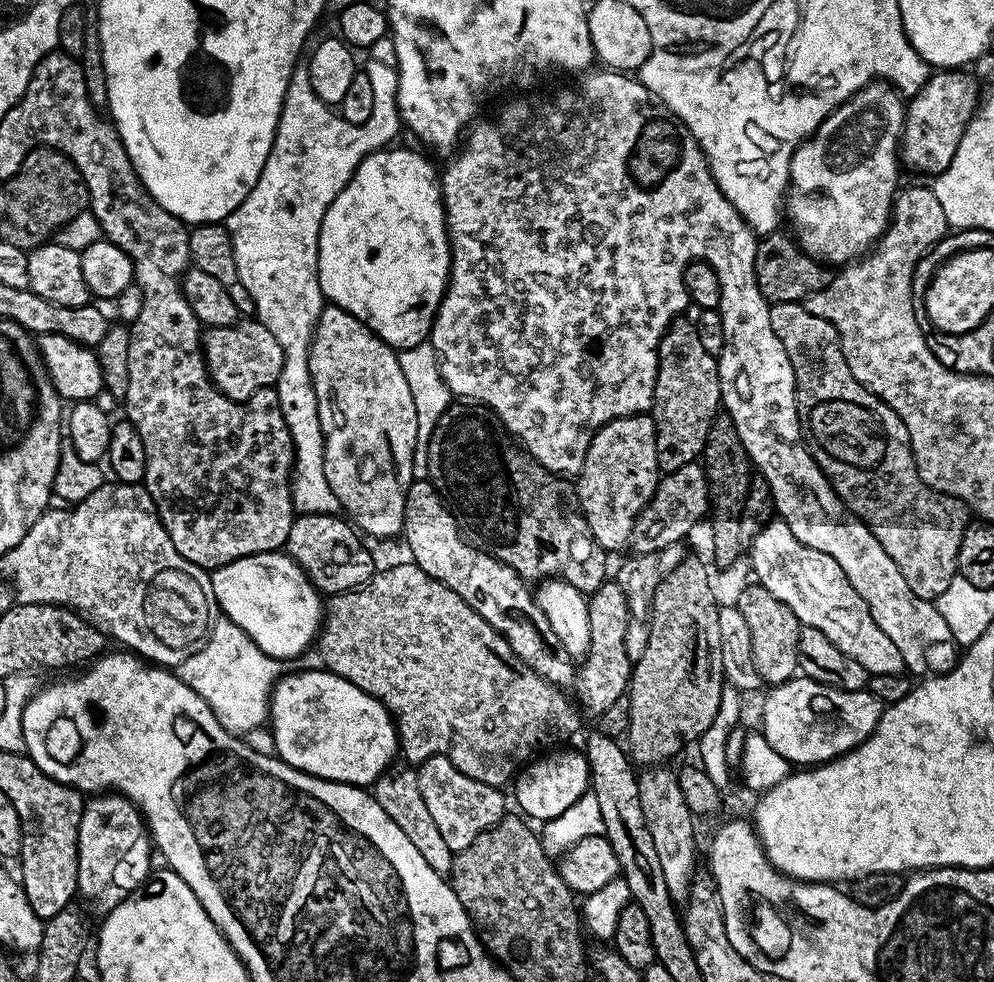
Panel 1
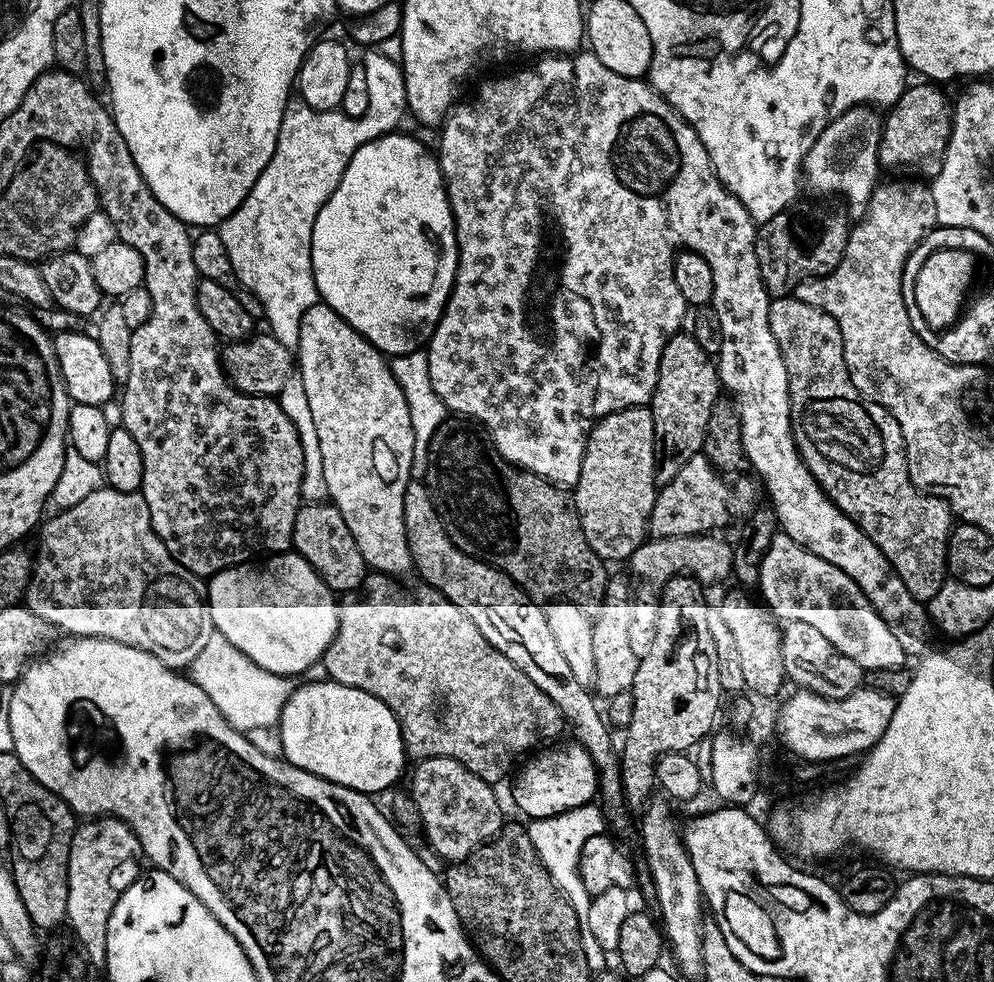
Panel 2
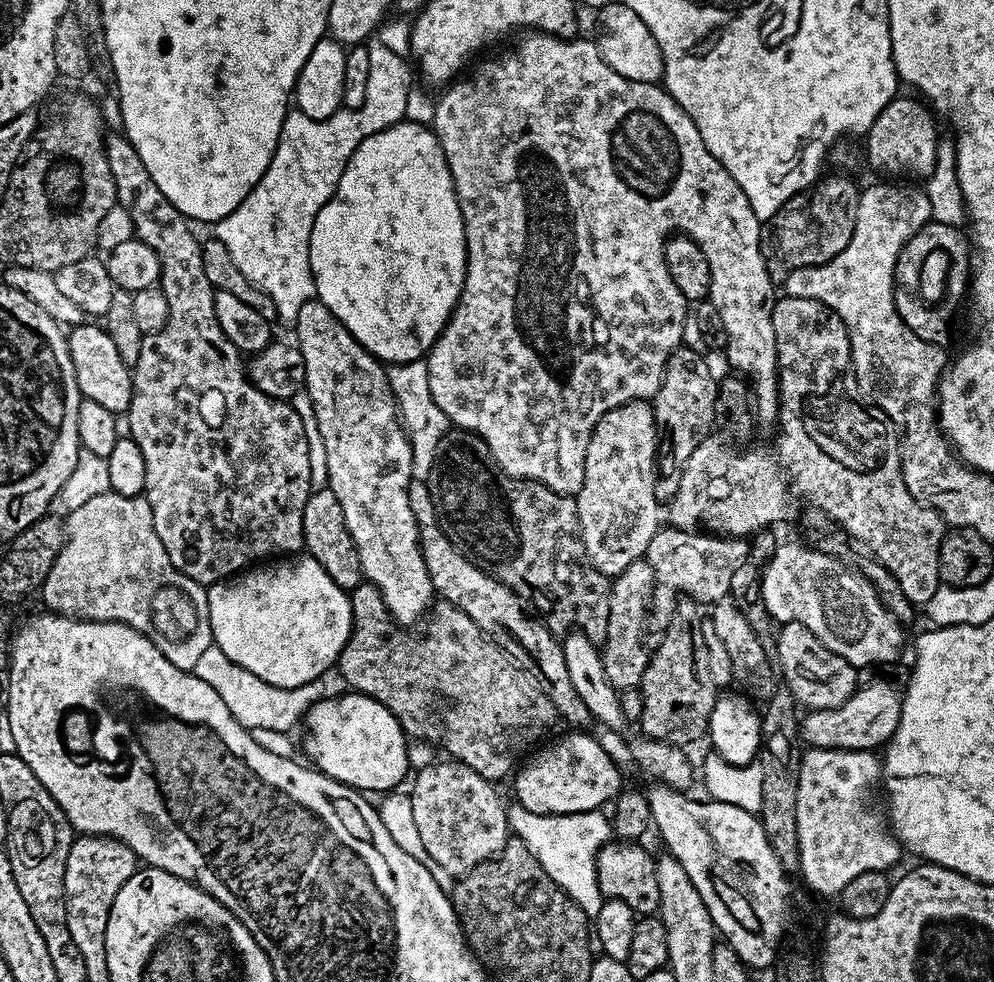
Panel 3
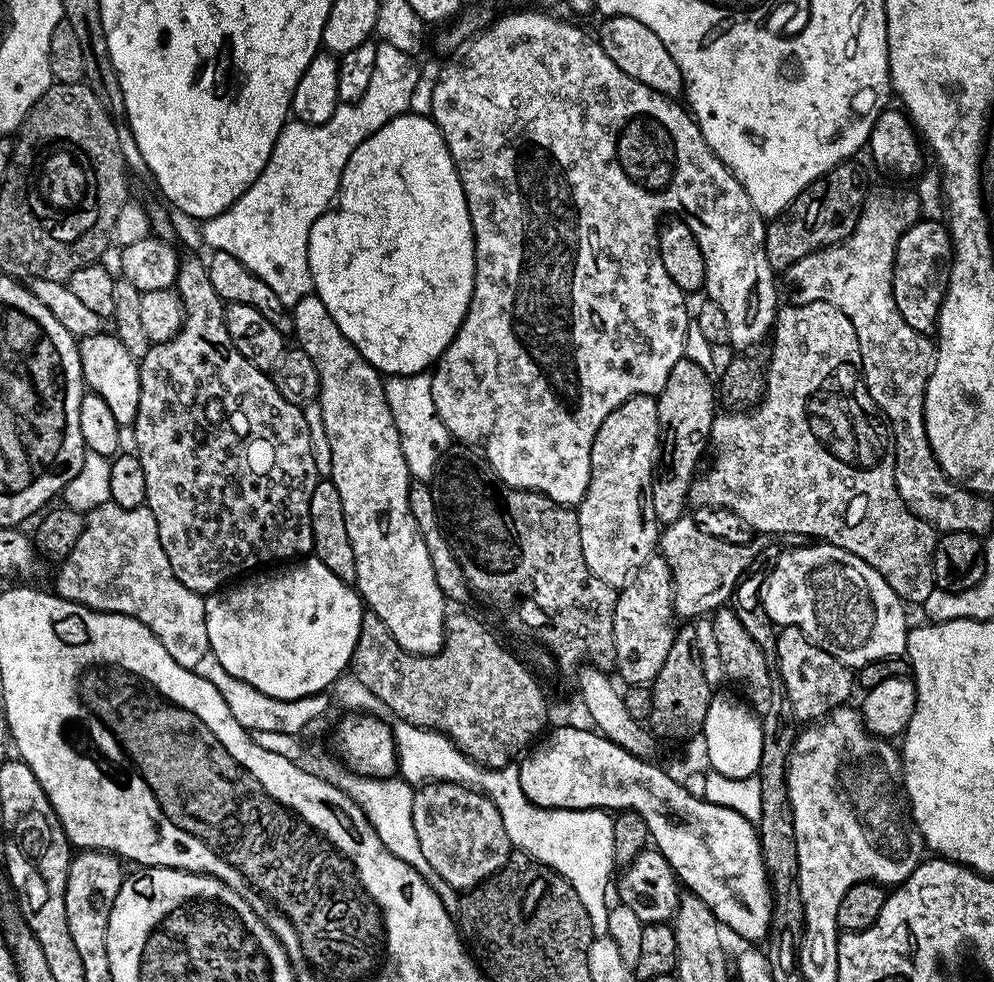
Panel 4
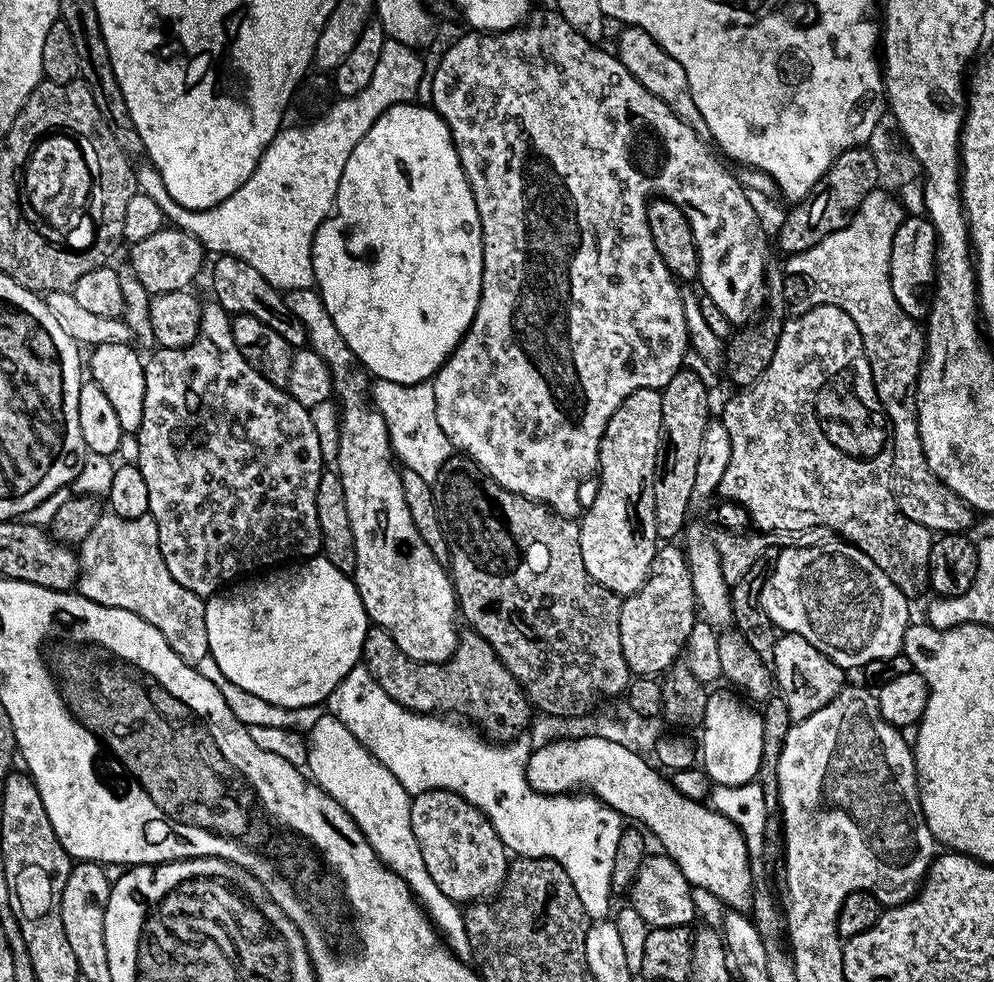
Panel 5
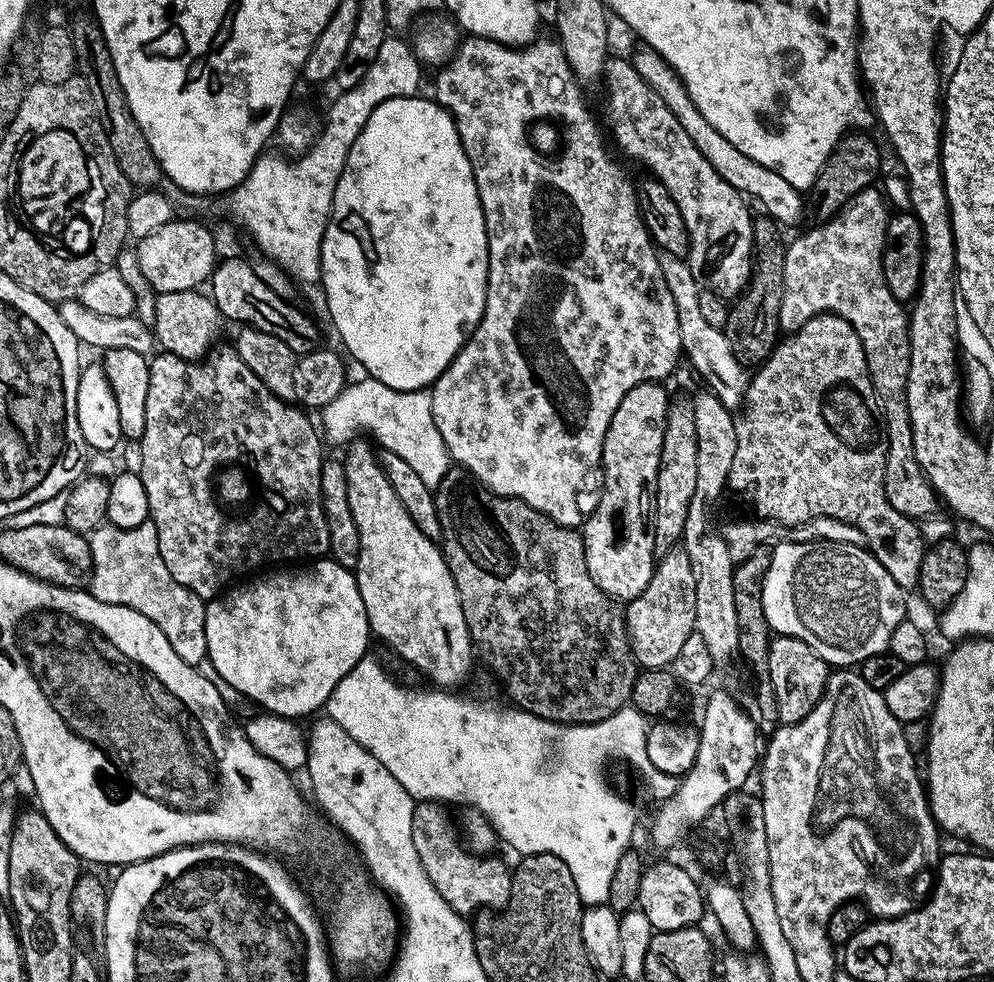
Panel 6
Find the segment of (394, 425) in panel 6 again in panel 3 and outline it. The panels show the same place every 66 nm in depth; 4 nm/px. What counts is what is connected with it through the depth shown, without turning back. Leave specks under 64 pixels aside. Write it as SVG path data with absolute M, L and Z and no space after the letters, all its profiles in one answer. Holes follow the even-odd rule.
M421 358L405 364L390 364L386 368L388 385L396 399L398 415L408 433L408 441L412 447L412 475L415 479L427 481L430 470L434 466L434 458L438 450L438 442L450 430L446 414L438 410L438 402L434 402L434 394L430 394L430 378L428 377L428 361Z

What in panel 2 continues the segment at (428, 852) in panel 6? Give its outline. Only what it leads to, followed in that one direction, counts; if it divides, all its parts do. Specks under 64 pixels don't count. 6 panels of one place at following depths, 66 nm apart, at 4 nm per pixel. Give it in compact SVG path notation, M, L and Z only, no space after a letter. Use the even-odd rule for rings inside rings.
M445 756L419 761L412 772L410 795L416 804L419 823L424 823L427 845L445 862L464 860L475 848L499 834L506 817L500 813L497 789L478 774L466 770L462 762Z

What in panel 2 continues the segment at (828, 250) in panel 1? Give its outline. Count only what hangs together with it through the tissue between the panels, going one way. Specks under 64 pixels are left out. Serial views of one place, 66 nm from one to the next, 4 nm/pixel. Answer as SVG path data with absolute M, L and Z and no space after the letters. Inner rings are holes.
M857 106L846 110L838 118L828 120L820 128L814 146L810 146L804 156L802 176L807 187L809 184L816 192L833 192L836 196L844 196L847 211L856 218L863 217L882 175L879 162L882 116L876 112L879 111L872 106Z

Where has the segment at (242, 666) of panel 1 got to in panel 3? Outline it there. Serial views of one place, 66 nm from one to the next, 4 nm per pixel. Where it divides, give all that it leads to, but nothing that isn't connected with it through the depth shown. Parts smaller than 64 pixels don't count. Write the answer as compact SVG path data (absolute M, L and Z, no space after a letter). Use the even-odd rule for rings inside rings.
M213 644L206 648L205 653L198 658L192 669L193 675L202 678L207 685L213 686L218 691L218 696L222 698L229 707L234 718L243 728L251 729L272 729L279 732L293 731L293 727L299 725L303 715L320 700L335 699L346 692L349 687L345 678L337 667L331 667L327 673L318 679L312 679L300 687L282 688L270 686L251 674L244 667L238 666L226 658L220 647Z

